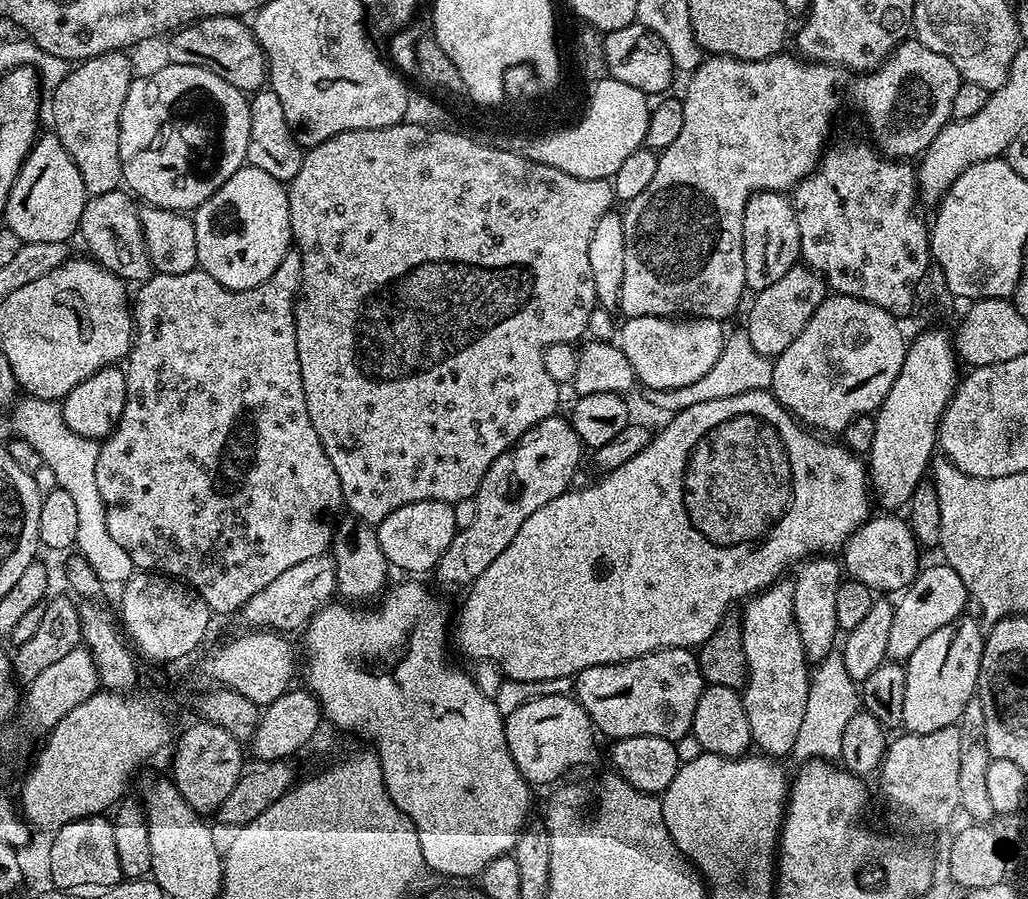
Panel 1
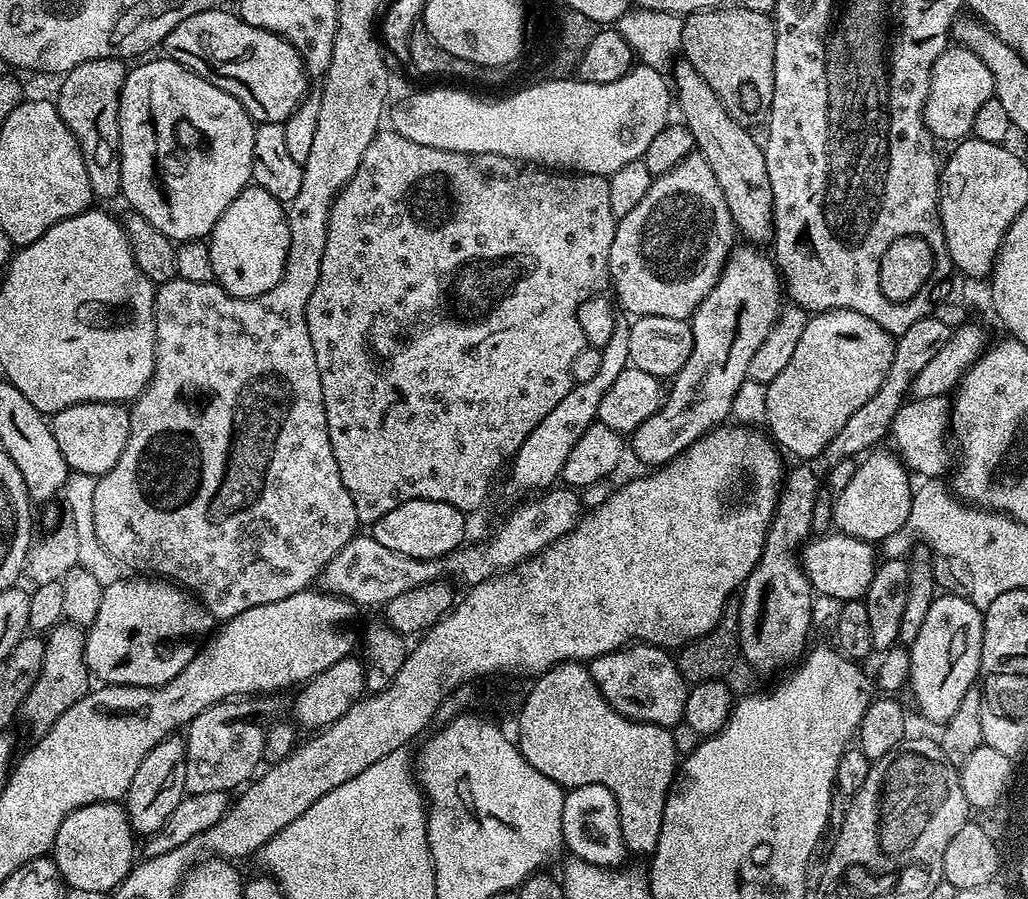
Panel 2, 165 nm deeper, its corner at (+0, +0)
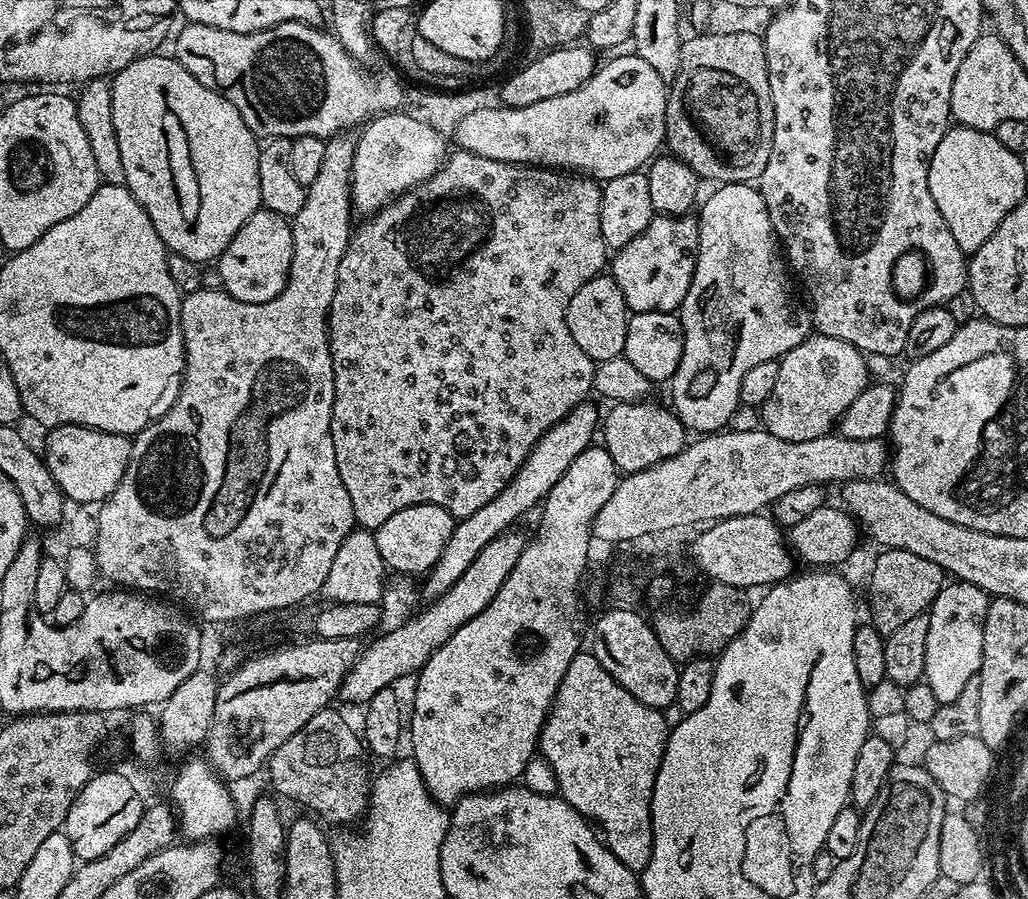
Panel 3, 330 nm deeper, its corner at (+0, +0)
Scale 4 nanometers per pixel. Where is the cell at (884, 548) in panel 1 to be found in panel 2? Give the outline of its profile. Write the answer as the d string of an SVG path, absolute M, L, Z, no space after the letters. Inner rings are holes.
M839 530L817 535L802 548L802 567L813 589L835 602L859 600L867 597L868 587L878 567L876 552L867 540L859 540Z

